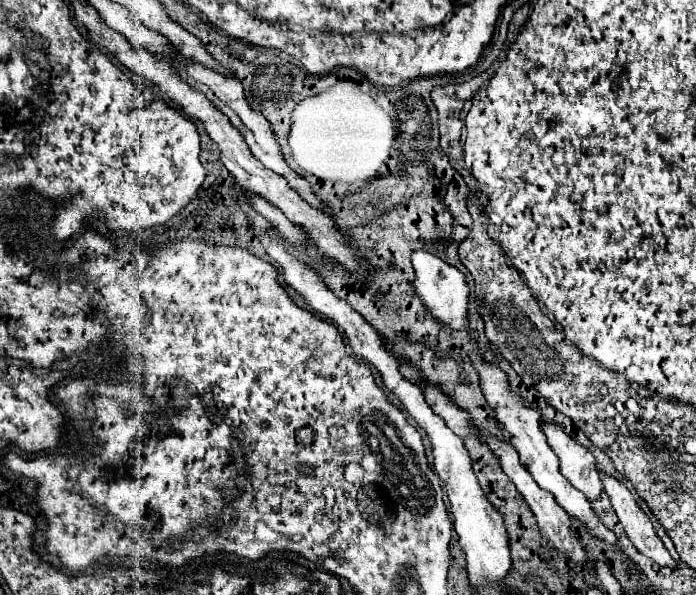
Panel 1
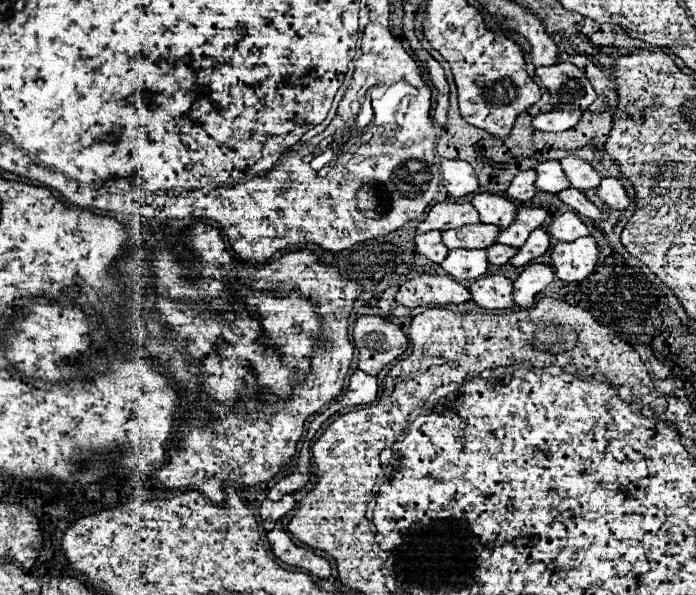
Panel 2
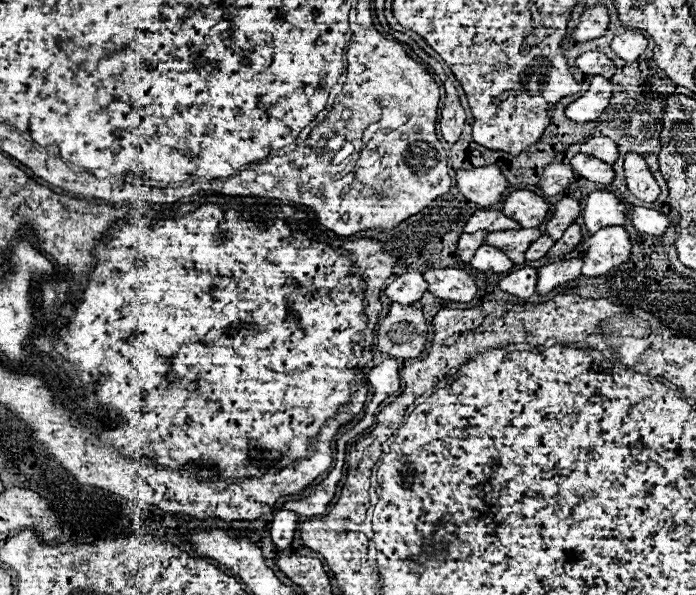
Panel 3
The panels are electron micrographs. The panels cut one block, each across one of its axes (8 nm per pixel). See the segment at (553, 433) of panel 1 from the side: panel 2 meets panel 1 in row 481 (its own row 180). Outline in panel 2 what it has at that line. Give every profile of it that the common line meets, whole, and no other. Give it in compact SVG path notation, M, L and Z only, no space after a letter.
M576 156L562 158L560 162L562 162L564 174L566 174L572 188L590 190L590 188L596 188L602 180L602 174L598 170L594 170L590 164L586 164L584 160L580 160Z

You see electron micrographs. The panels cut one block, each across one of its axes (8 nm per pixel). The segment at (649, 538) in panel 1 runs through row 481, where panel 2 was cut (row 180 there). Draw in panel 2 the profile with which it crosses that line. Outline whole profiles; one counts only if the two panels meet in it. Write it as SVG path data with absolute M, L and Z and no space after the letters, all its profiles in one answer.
M602 178L596 194L610 210L624 210L630 204L628 194L618 178Z

